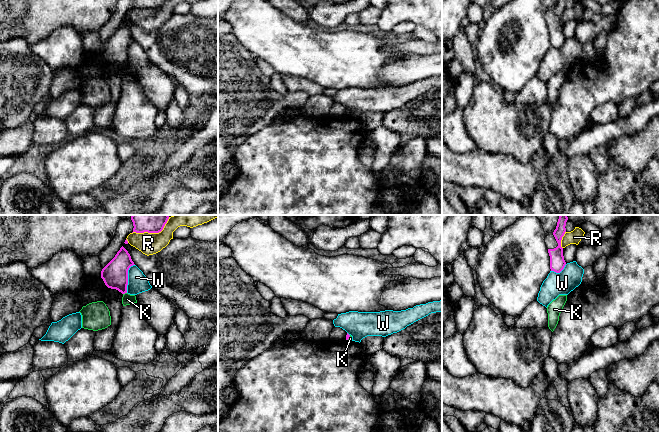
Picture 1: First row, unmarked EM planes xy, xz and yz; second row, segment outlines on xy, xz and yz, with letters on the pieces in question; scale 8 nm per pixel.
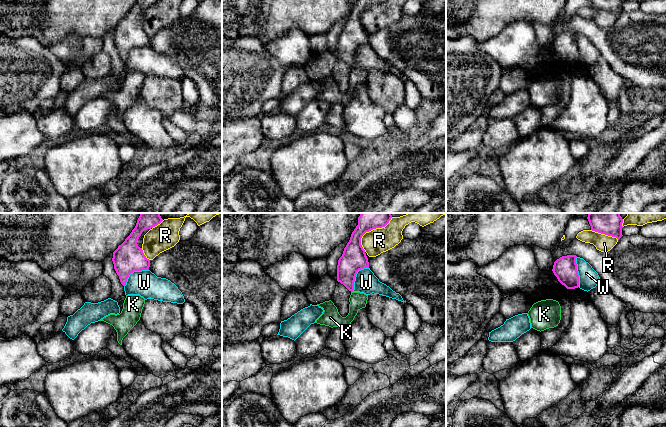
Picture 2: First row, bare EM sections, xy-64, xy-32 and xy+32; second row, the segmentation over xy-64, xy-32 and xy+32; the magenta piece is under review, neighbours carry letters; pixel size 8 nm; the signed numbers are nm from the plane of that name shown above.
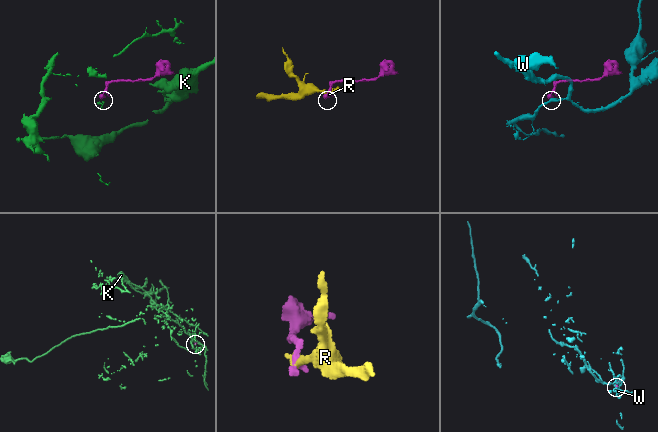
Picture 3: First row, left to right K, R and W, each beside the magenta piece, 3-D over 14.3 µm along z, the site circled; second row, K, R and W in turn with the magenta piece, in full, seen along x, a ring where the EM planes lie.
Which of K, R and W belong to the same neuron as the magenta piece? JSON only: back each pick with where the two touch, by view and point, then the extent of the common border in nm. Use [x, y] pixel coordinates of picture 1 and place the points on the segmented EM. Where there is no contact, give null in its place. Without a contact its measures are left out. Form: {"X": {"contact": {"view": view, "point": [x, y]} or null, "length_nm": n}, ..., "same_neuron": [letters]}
{"same_neuron": []}

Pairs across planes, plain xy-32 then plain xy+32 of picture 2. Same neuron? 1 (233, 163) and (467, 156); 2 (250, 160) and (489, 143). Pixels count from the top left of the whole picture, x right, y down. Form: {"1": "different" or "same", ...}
{"1": "same", "2": "different"}

